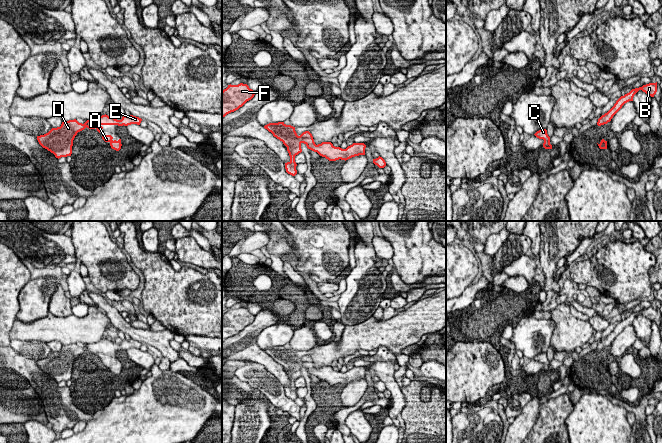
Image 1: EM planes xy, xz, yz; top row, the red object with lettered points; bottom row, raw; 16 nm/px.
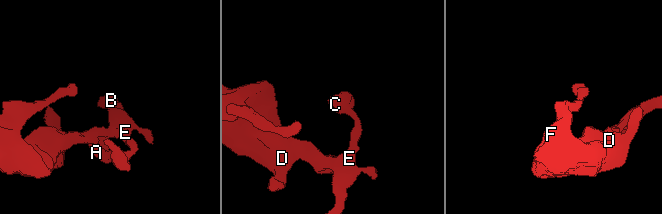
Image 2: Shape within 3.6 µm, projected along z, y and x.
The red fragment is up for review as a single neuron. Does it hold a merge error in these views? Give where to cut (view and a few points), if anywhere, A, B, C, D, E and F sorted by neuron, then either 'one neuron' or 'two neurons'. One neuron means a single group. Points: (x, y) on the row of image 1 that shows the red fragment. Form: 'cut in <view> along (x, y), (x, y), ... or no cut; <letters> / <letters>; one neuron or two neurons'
no cut; A B C D E F; one neuron

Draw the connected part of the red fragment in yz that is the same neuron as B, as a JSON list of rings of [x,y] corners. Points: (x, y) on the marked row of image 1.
[[[657,82],[649,83],[649,84],[643,85],[642,87],[632,89],[629,93],[625,94],[624,96],[621,96],[609,111],[607,113],[605,113],[604,115],[602,115],[598,119],[597,125],[601,126],[601,125],[604,125],[604,124],[607,124],[608,122],[610,122],[611,119],[613,118],[613,116],[622,108],[622,106],[625,103],[627,103],[629,101],[633,101],[634,95],[639,90],[642,90],[647,95],[654,97],[654,95],[657,92]]]

